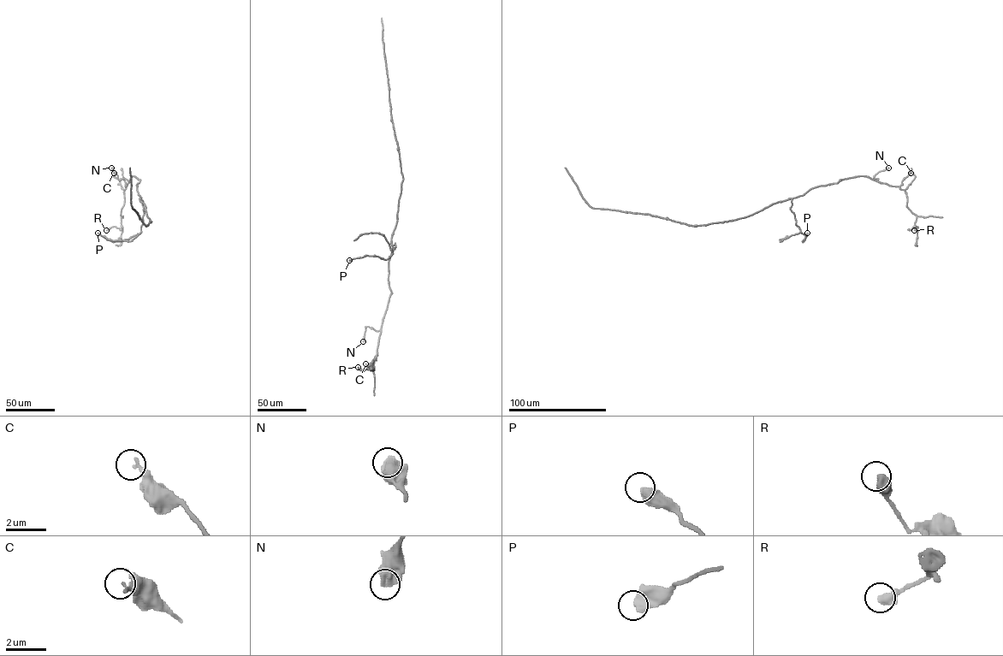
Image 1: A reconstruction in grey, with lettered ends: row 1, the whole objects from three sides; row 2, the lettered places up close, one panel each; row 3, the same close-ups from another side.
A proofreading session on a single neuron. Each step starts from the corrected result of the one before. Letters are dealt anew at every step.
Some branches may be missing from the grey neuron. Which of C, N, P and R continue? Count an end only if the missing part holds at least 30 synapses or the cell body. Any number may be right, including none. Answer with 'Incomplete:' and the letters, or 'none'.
Incomplete: none

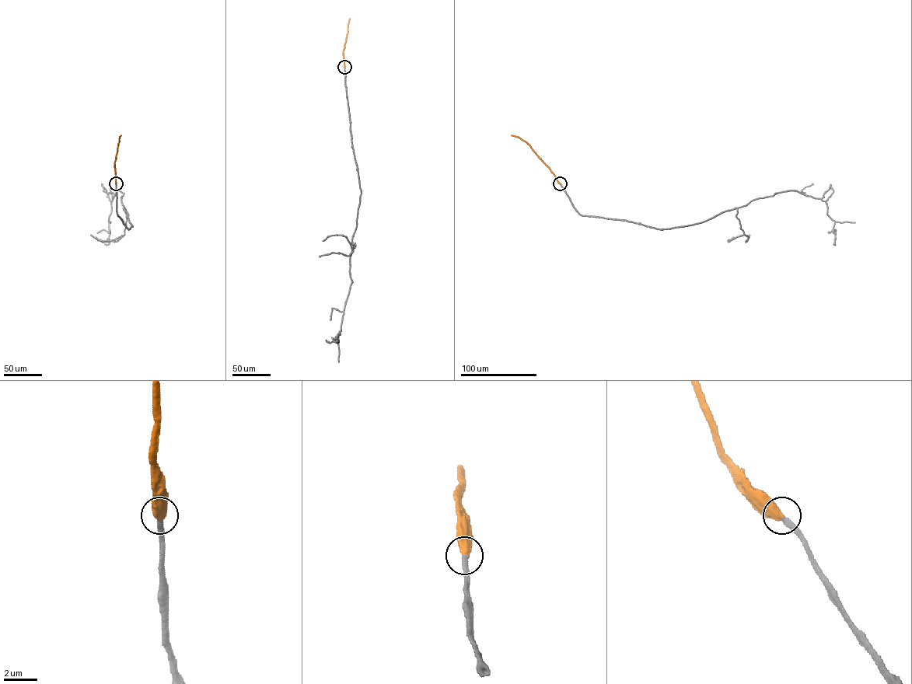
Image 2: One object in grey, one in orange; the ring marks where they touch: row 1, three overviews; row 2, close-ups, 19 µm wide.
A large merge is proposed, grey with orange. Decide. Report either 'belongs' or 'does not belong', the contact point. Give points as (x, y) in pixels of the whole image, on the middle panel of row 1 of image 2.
belongs; place (344, 67)

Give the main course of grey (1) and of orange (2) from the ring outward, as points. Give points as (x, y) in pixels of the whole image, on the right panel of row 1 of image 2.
1: (560, 183), (581, 215), (661, 229), (700, 223), (755, 199), (797, 190), (825, 201), (835, 221), (833, 244)
2: (560, 183), (530, 146), (511, 135)

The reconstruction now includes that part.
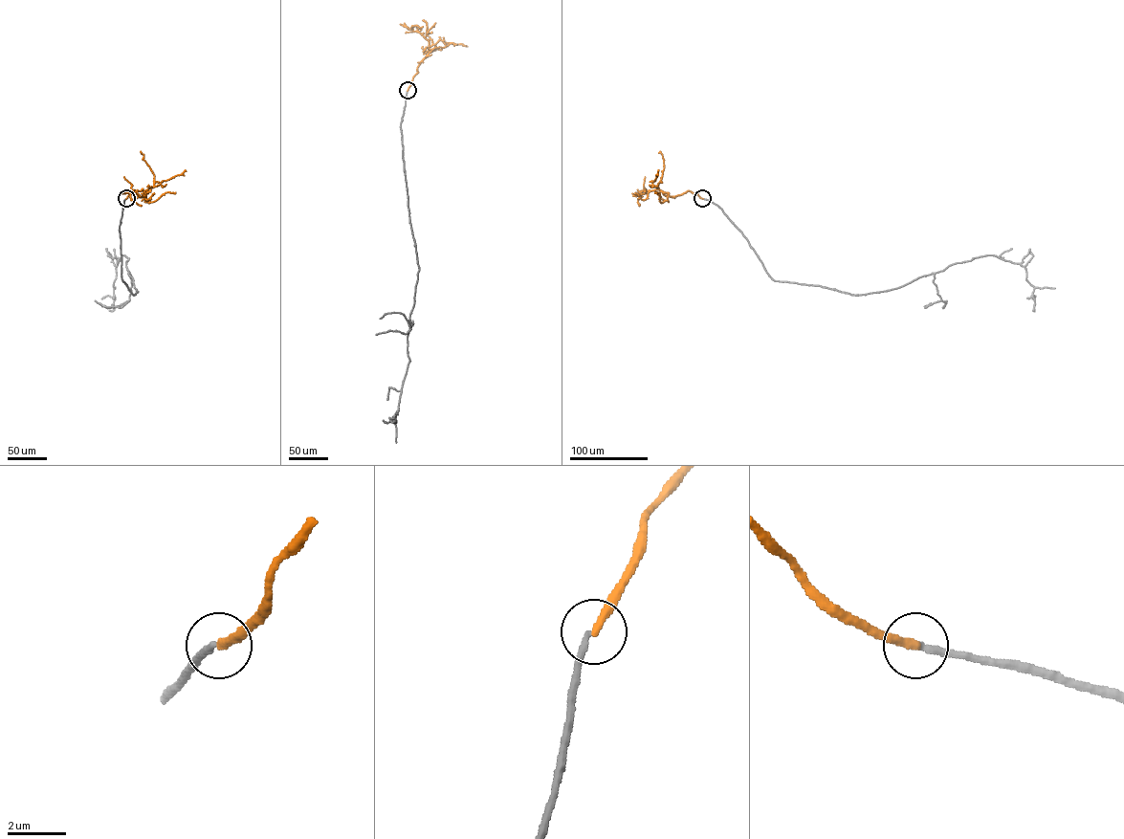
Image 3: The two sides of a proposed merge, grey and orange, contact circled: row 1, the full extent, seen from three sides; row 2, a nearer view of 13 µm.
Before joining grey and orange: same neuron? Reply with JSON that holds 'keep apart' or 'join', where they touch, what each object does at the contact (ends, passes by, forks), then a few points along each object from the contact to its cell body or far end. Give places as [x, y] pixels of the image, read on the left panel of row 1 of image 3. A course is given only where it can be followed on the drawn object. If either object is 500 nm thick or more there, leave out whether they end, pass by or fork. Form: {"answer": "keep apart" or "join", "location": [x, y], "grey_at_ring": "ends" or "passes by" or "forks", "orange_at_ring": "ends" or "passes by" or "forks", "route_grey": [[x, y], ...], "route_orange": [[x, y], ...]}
{"answer": "join", "location": [126, 198], "grey_at_ring": "ends", "orange_at_ring": "ends", "route_grey": [[125, 199], [121, 277], [133, 295], [138, 292], [122, 255], [109, 310]], "route_orange": [[126, 199], [132, 191], [143, 196], [153, 187], [154, 175], [142, 153]]}

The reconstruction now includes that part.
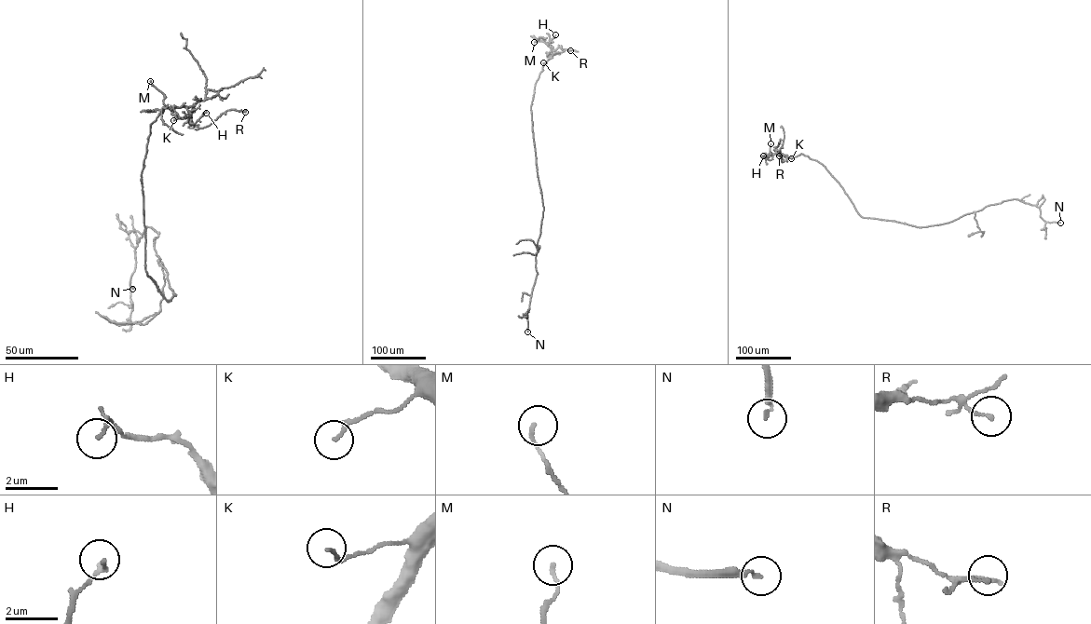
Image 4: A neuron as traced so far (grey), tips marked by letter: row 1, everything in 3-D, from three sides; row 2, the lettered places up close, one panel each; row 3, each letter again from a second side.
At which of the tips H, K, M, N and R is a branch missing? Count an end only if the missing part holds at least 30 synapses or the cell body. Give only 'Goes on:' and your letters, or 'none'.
Goes on: N

